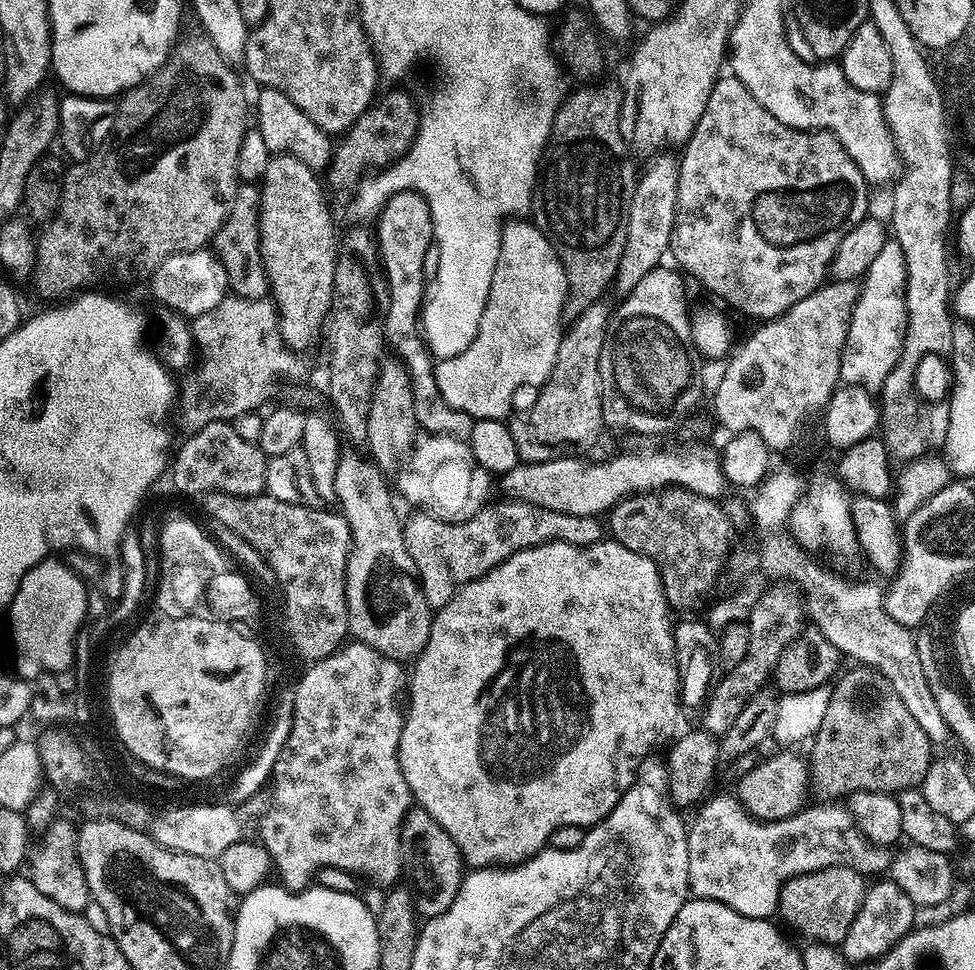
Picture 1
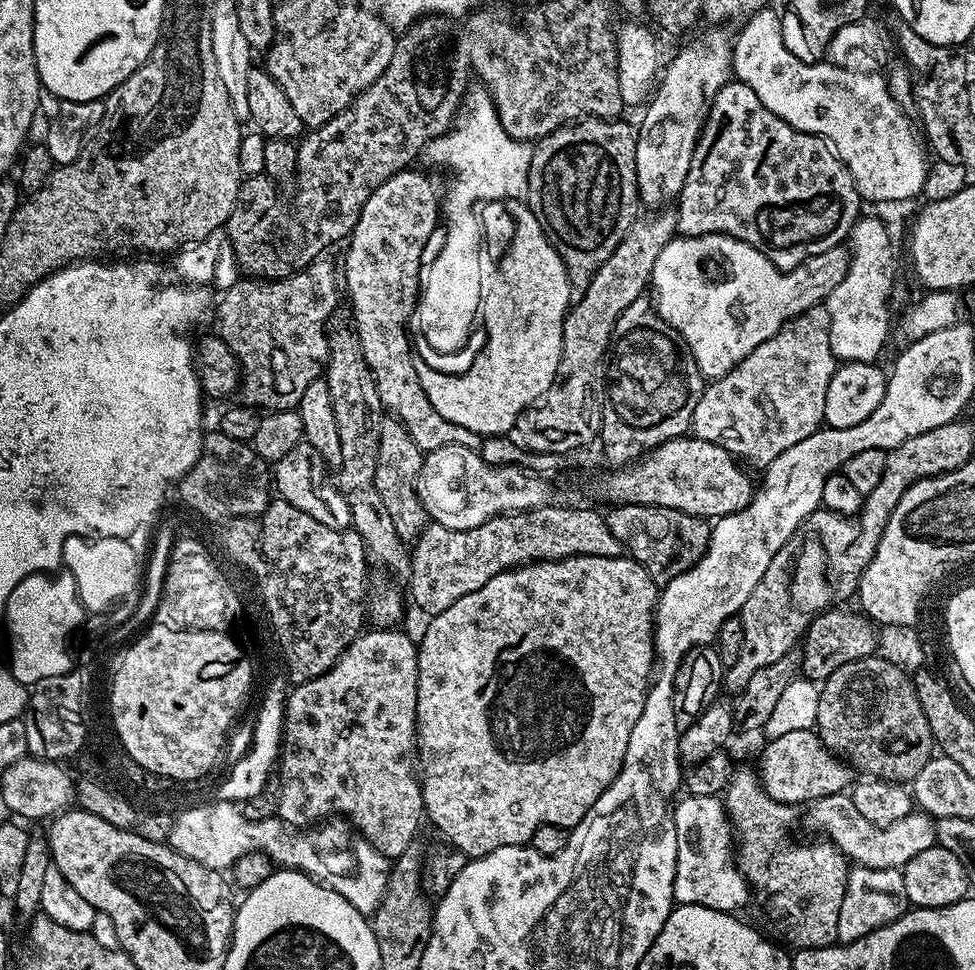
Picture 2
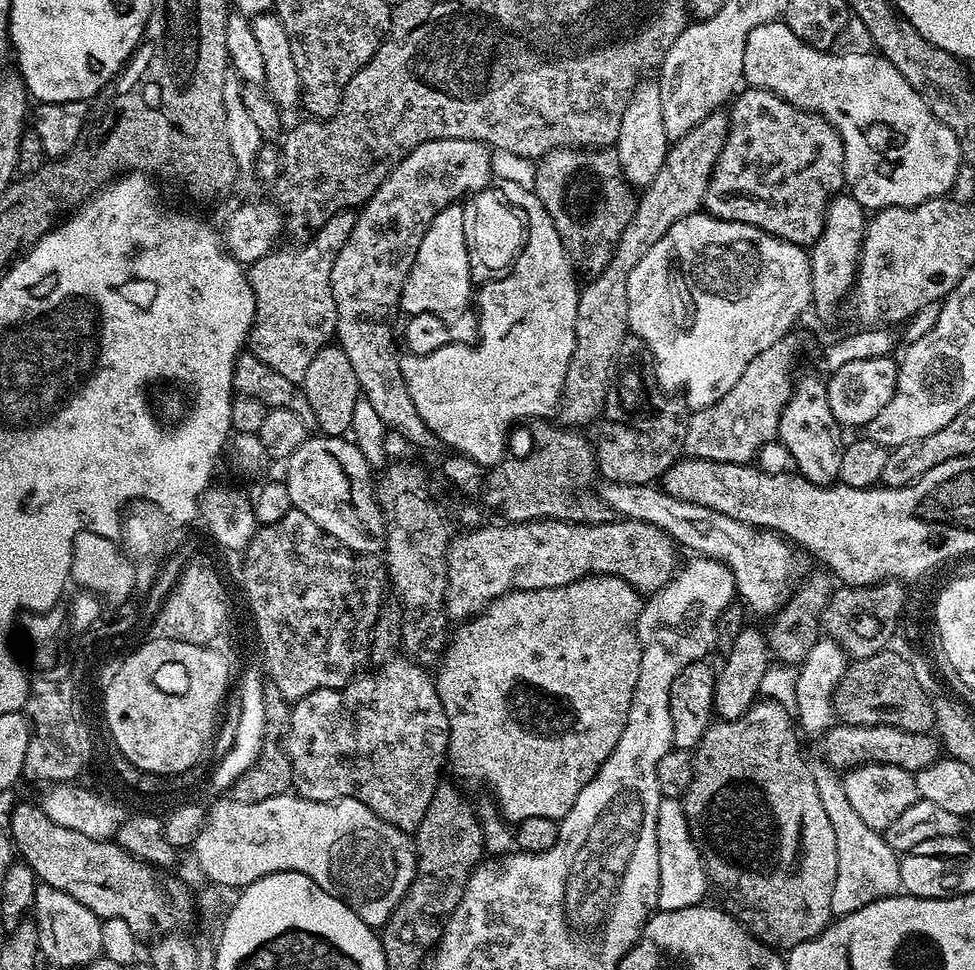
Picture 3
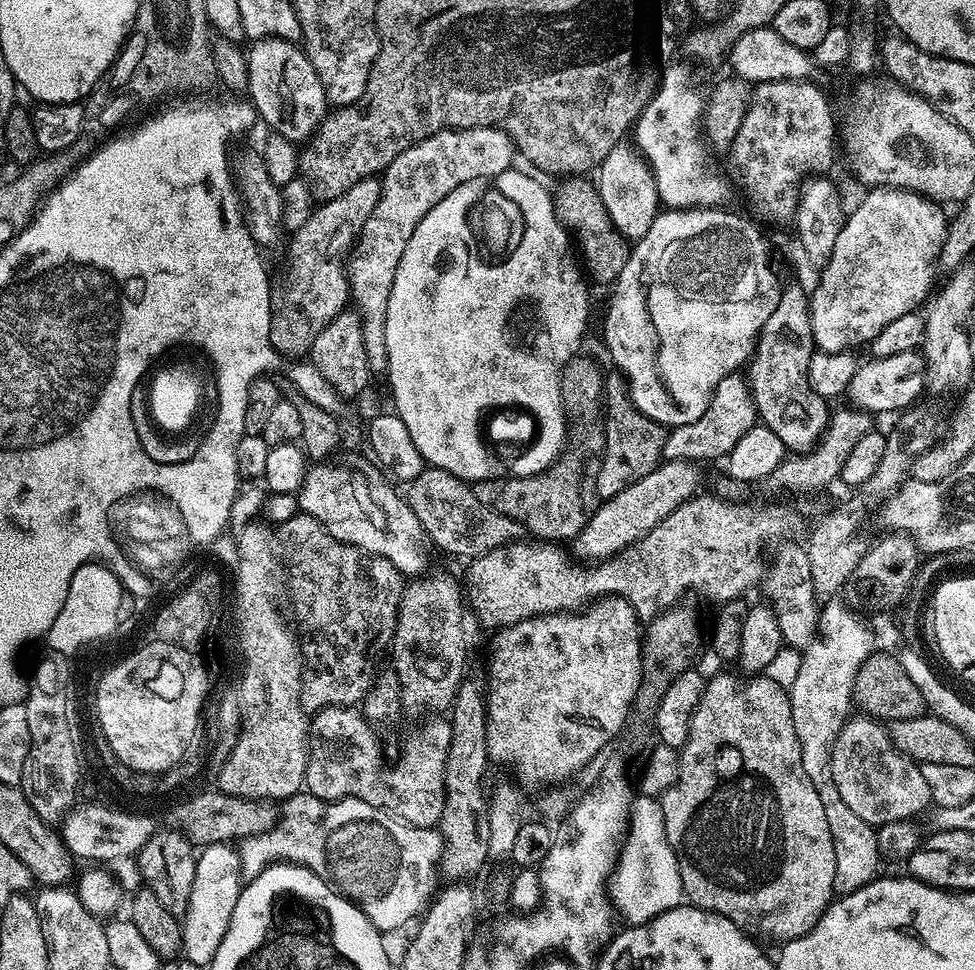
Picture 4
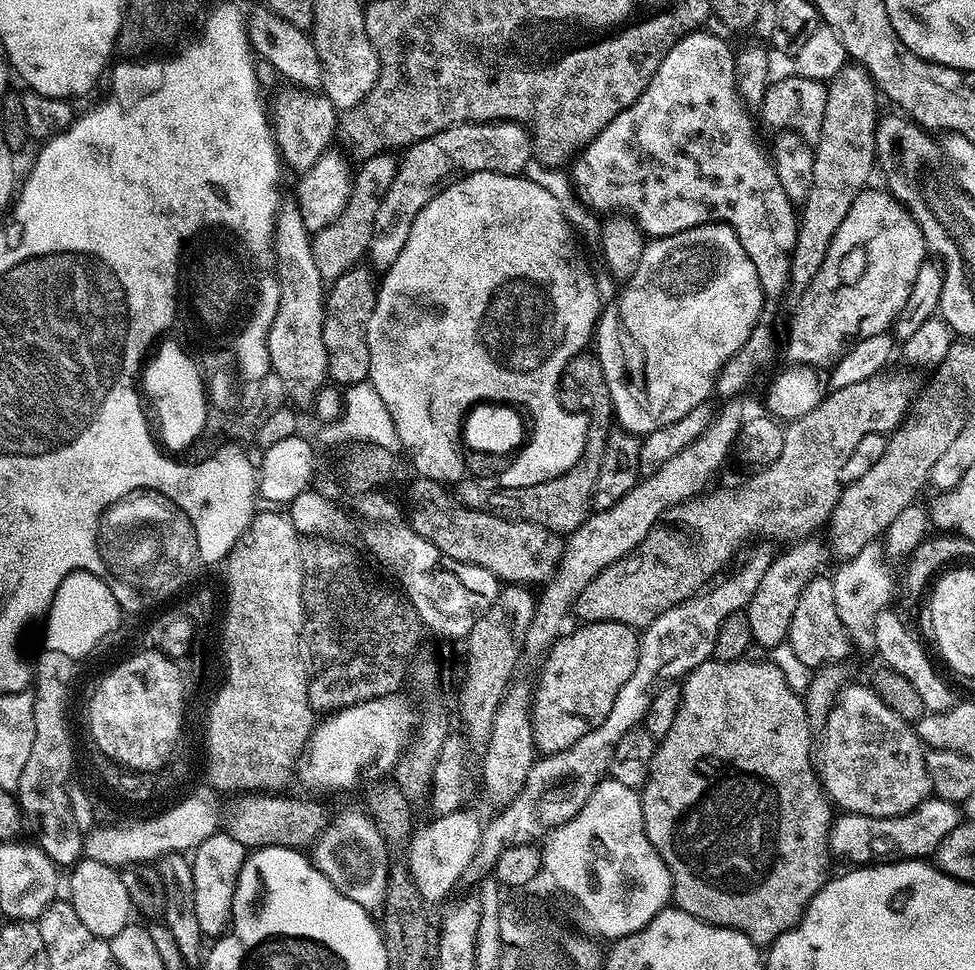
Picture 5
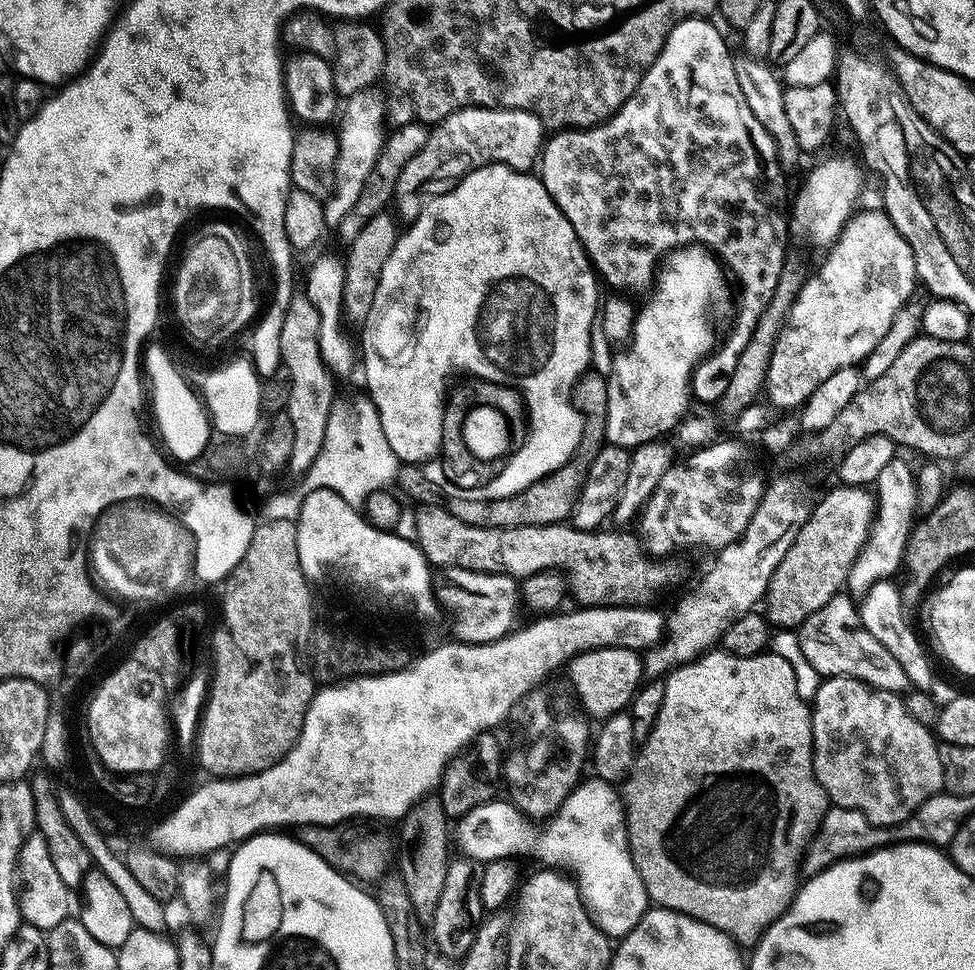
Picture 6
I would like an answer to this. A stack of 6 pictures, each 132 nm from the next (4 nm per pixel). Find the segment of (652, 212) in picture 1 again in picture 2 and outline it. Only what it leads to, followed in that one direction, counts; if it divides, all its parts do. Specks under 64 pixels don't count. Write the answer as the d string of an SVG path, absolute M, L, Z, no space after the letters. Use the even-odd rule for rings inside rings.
M708 30L701 40L688 44L663 69L646 107L643 109L644 117L638 123L636 133L636 181L640 191L641 205L656 210L669 202L675 201L680 195L682 186L686 182L686 174L690 174L690 162L694 158L694 150L700 141L700 132L704 129L704 122L712 107L712 99L718 90L727 84L732 71L732 45L733 41L724 30Z

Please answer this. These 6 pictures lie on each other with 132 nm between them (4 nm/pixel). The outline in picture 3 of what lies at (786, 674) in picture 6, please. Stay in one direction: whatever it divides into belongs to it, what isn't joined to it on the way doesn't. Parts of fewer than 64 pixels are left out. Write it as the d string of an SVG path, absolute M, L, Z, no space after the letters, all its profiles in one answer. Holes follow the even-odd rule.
M767 698L753 704L748 713L737 720L717 719L708 725L702 742L694 750L693 777L682 797L692 841L704 861L709 885L720 895L719 903L760 943L773 950L787 950L813 940L834 919L830 897L834 895L834 878L838 878L838 846L834 846L834 826L830 826L830 818L826 818L826 810L822 810L822 801L818 799L812 768L800 753L799 739L789 709ZM732 820L752 824L748 828L749 836L732 840ZM767 820L774 831L780 832L785 827L785 834L796 836L800 843L796 865L789 872L784 872L782 857L774 857L772 864L768 861L772 856L772 844L768 841Z

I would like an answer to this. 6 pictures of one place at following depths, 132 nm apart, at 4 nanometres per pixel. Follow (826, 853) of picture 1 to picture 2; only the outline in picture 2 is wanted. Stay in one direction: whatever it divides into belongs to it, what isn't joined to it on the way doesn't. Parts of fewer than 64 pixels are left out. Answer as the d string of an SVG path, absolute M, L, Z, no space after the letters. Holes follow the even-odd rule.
M847 791L813 800L807 809L808 820L838 851L847 856L853 865L861 868L899 868L903 870L922 850L937 847L936 820L927 812L913 810L906 818L898 818L890 826L874 826L866 819L858 806L854 806ZM681 795L672 808L672 821L678 834L678 866L674 870L675 903L701 904L719 912L735 913L740 910L736 908L747 902L750 885L744 879L734 855L734 828L731 828L733 825L725 801L719 795Z

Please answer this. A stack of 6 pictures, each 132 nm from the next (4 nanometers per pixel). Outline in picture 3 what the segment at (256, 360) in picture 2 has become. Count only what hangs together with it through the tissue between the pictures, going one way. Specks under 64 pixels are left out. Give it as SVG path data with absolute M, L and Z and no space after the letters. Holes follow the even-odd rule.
M352 210L334 214L334 218L330 218L322 227L311 233L312 240L298 245L297 248L281 247L279 250L267 252L262 258L247 265L248 281L254 290L256 307L247 343L259 360L266 362L270 370L278 370L278 374L284 375L285 378L303 381L310 362L314 362L314 354L333 343L336 334L336 299L332 293L332 271L342 246L346 246L354 230L356 218L357 213Z

